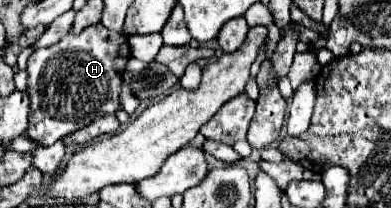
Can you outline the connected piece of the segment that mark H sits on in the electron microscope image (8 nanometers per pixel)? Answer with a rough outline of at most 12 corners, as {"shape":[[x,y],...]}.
{"shape":[[102,24],[28,58],[28,138],[122,108],[128,36]]}

